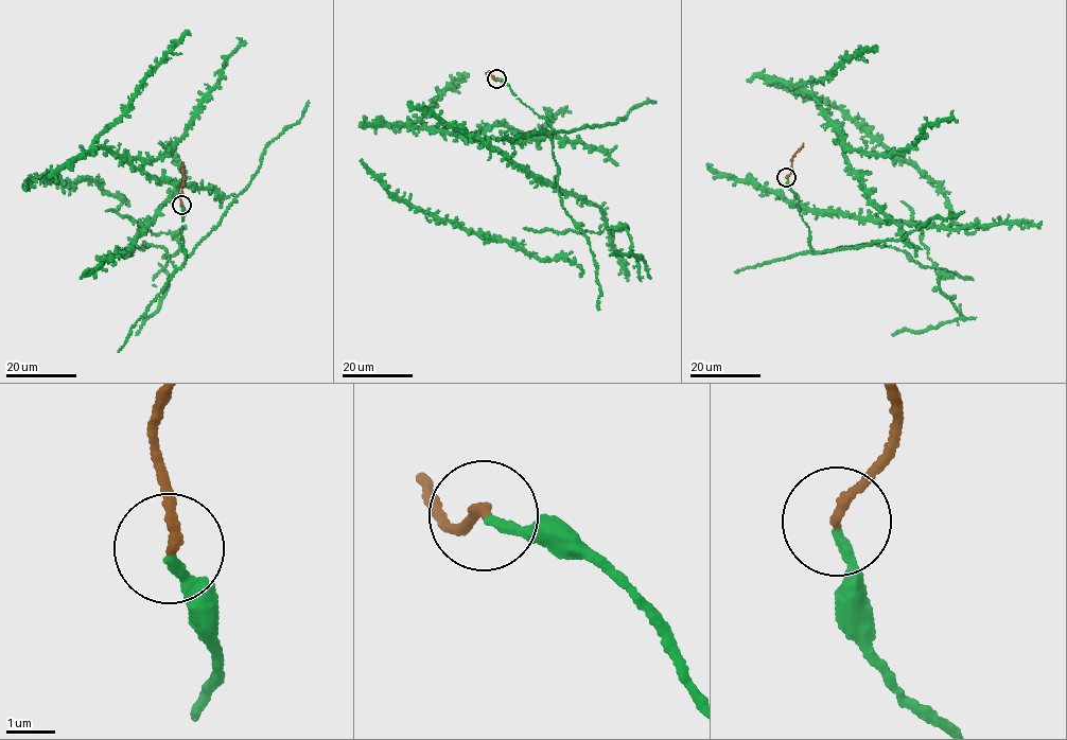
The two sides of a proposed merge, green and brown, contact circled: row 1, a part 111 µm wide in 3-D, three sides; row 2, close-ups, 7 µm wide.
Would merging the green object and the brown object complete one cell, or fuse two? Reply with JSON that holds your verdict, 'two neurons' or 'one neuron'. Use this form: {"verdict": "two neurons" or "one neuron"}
{"verdict": "one neuron"}

